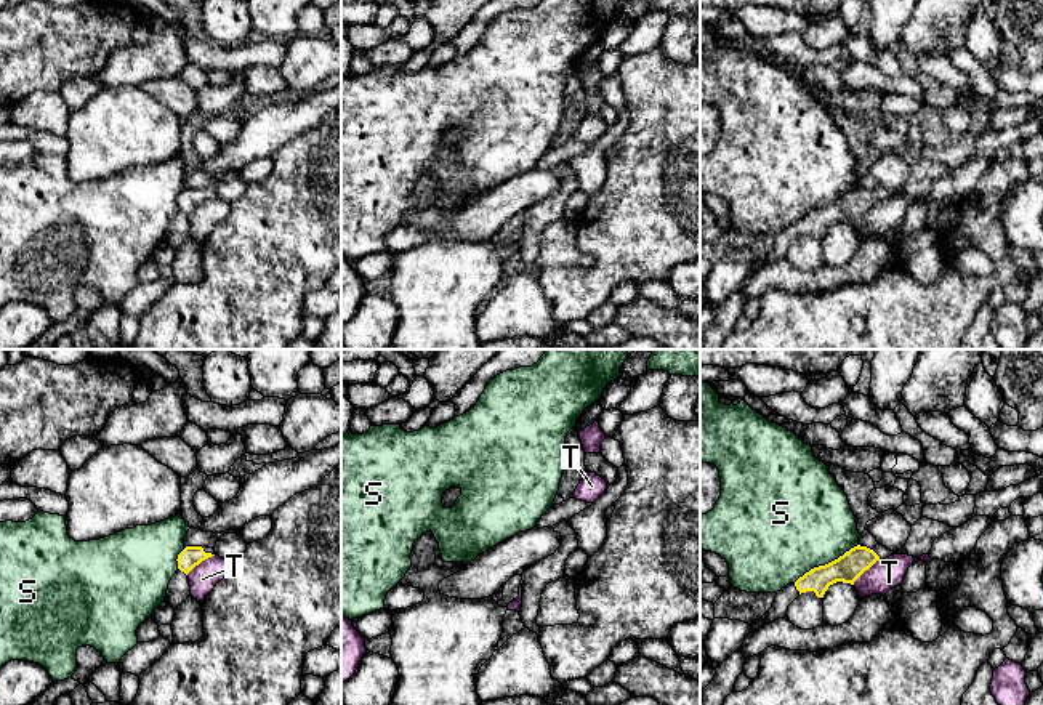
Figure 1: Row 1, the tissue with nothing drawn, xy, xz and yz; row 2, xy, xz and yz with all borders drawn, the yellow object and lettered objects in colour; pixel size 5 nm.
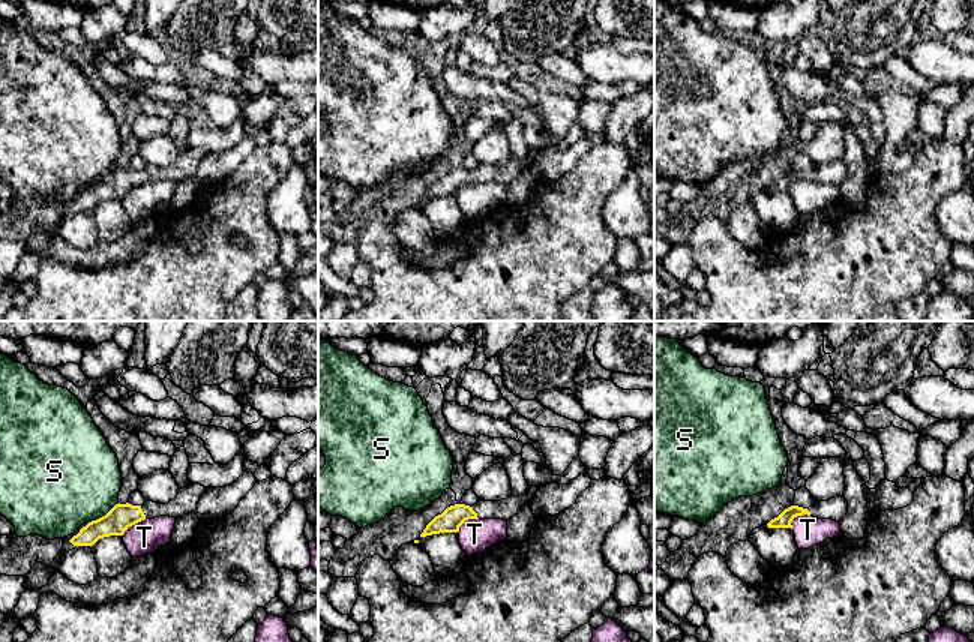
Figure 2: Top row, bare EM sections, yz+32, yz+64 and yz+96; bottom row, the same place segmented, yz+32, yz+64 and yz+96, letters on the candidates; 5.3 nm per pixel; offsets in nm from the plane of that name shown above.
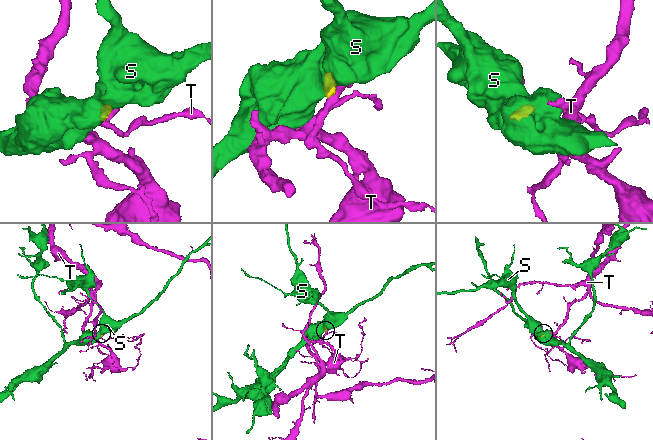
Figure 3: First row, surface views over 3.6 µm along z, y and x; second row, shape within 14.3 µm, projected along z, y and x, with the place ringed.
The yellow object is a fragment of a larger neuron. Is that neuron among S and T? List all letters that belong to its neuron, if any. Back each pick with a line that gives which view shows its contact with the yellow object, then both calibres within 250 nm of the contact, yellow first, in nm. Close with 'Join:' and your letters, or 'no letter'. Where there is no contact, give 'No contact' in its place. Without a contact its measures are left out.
Join: no letter

